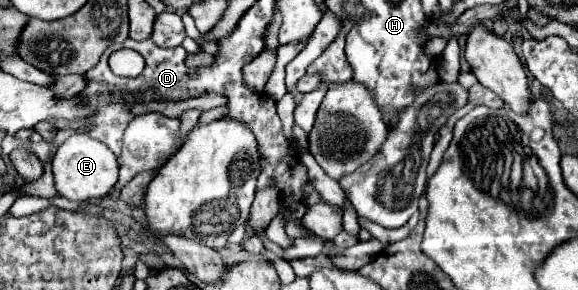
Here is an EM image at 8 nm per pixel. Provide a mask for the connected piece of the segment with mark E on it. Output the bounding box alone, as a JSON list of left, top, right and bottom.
[51,132,119,202]

